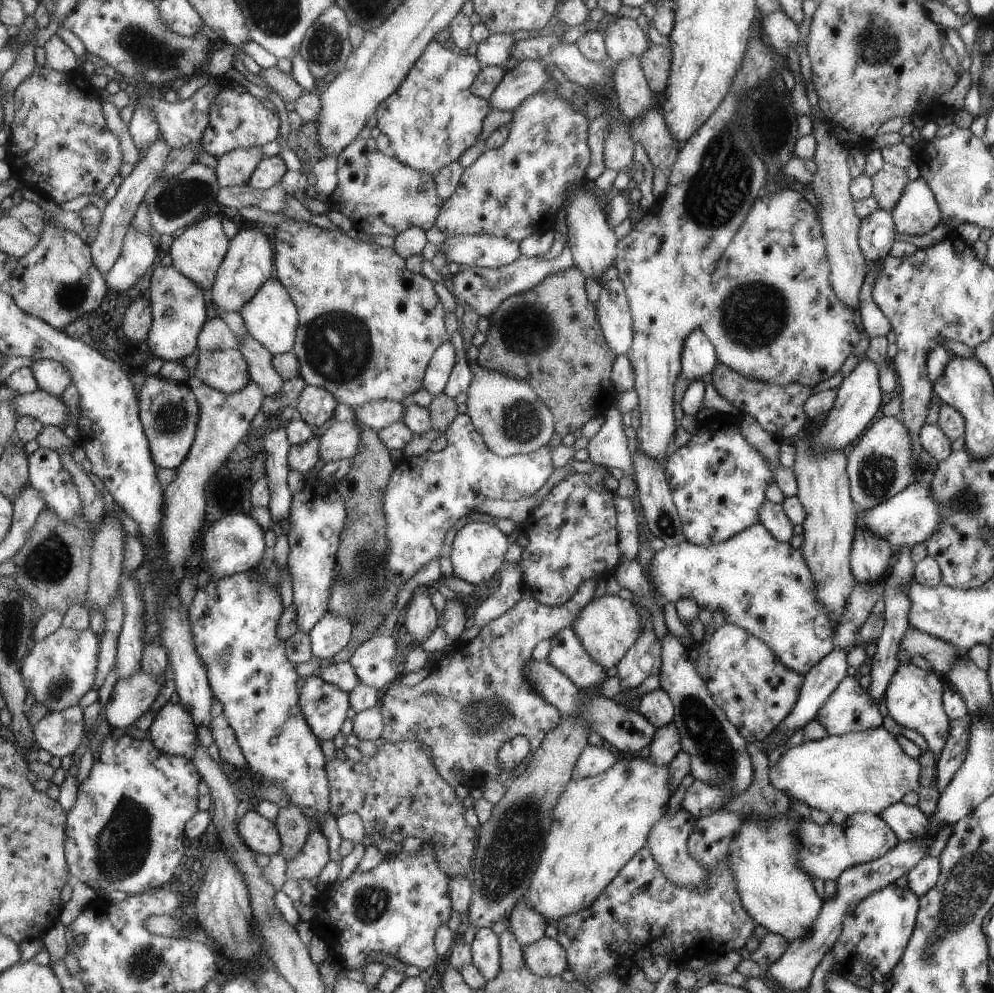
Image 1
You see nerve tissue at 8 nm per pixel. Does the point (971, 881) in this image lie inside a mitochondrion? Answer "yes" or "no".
yes

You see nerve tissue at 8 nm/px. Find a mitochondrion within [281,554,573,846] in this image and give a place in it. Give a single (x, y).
(485, 713)

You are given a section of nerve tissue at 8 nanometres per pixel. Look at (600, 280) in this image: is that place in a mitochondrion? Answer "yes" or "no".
no

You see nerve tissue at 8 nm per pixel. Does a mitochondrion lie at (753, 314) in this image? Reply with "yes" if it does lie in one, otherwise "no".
yes

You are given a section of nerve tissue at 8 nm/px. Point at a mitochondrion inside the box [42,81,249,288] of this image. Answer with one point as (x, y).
(176, 199)

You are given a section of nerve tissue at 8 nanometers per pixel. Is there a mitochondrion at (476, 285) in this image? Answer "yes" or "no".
no

